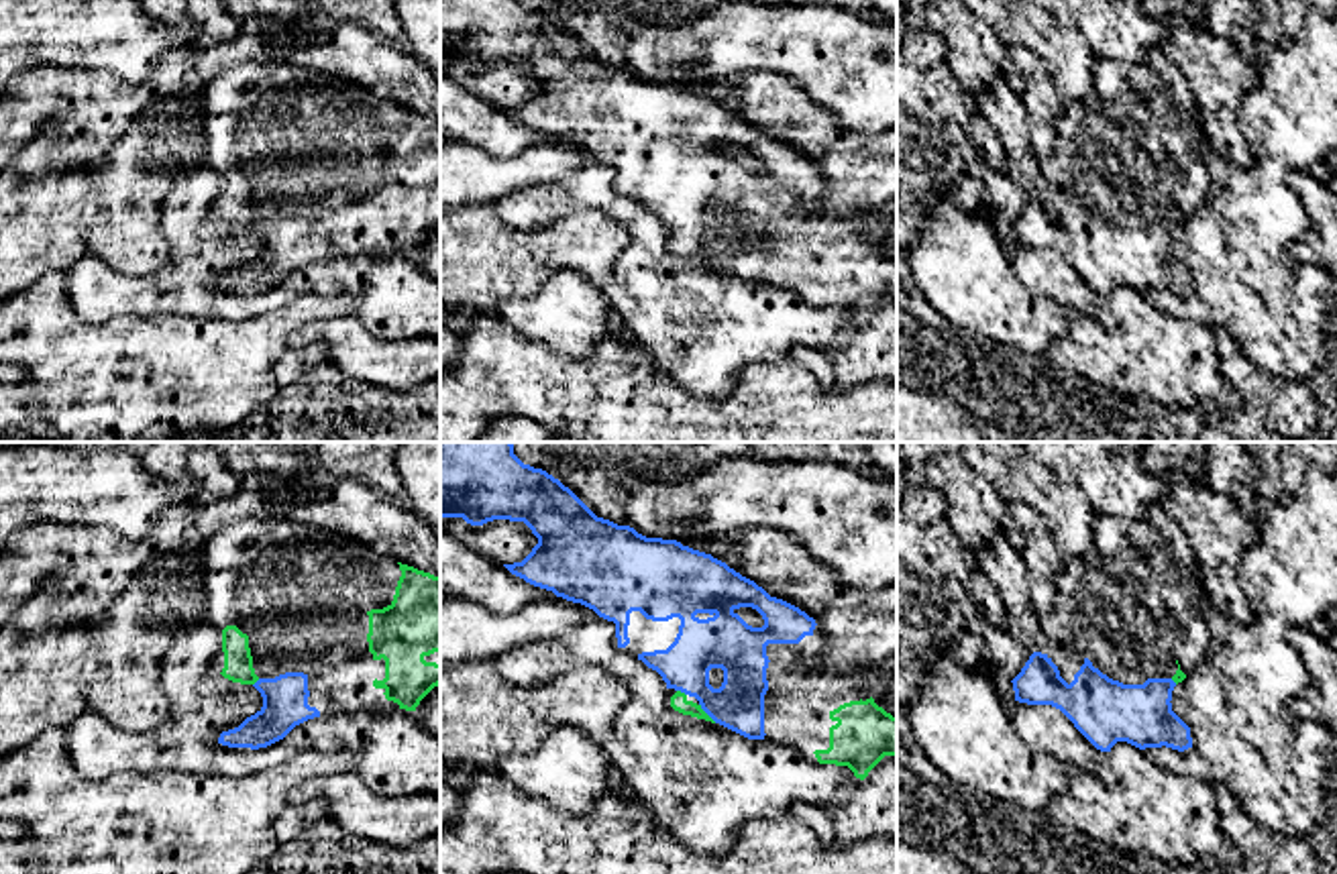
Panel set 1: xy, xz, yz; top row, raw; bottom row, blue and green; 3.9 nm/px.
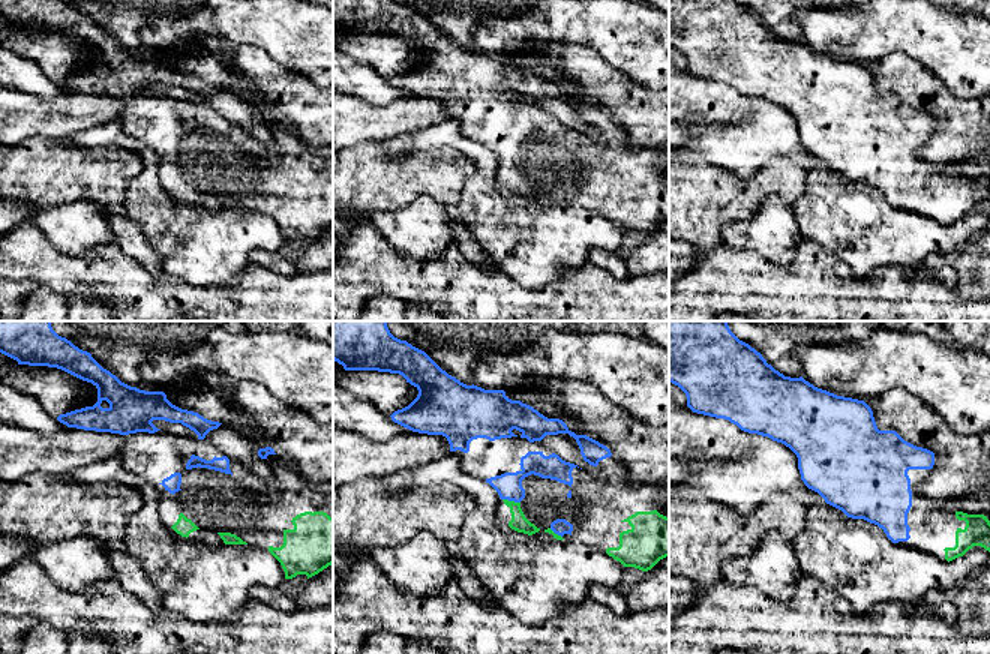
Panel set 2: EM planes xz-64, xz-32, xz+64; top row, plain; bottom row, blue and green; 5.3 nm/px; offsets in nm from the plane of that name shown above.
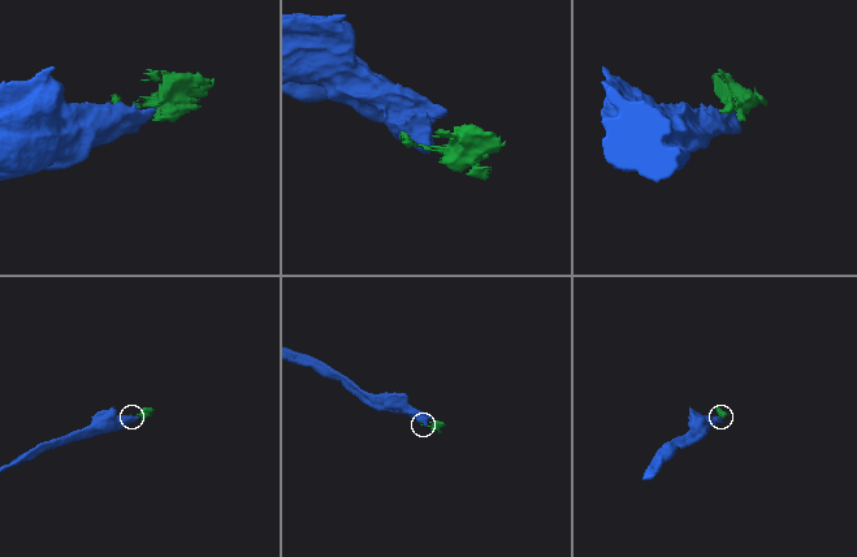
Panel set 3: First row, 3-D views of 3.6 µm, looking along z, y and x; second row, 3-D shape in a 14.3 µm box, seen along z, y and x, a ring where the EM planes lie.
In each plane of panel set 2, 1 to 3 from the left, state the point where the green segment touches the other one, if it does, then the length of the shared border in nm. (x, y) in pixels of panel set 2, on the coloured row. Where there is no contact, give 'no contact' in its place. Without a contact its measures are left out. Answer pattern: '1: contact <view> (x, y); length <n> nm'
1: no contact
2: contact xz-32 (512, 500); length 100 nm
3: no contact

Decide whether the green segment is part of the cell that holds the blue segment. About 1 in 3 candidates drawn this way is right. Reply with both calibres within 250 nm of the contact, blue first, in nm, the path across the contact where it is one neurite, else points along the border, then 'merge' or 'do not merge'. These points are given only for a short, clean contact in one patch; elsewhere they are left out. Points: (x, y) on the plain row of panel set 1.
200/70 nm | across xz (738, 247), (716, 249), (708, 257), (685, 251), (679, 245) | merge

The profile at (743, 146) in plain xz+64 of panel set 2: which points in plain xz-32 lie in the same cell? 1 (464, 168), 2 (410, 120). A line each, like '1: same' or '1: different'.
1: different
2: different

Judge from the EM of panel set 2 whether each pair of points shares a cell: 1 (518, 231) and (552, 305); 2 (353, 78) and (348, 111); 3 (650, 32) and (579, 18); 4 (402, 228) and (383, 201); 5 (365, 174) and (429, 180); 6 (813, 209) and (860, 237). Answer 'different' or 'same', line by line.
1: different
2: different
3: same
4: different
5: same
6: same

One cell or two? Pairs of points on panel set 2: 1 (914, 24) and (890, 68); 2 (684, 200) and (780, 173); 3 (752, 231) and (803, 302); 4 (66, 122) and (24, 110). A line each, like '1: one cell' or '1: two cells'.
1: two cells
2: one cell
3: two cells
4: one cell

